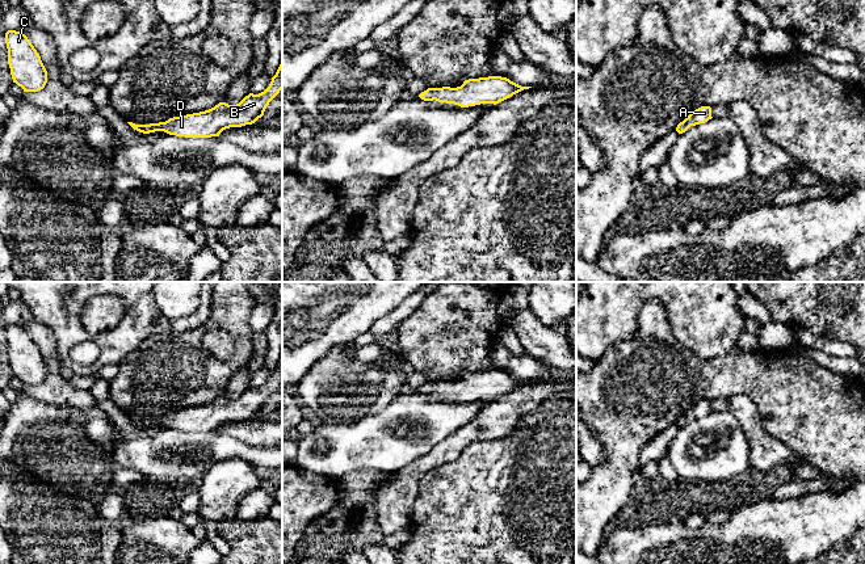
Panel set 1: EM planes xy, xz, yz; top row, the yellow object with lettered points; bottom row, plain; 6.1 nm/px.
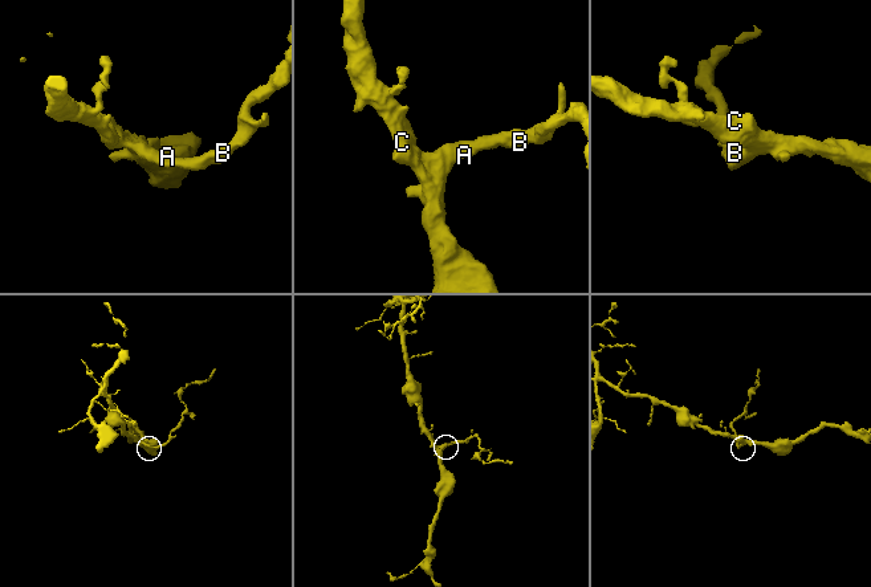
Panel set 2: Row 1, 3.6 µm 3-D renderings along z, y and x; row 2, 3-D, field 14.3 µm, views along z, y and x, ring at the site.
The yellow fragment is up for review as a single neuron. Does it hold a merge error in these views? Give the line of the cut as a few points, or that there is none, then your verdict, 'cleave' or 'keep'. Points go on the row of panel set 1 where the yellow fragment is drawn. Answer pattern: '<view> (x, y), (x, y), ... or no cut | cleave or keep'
no cut | keep

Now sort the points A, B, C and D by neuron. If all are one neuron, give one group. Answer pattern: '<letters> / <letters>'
A B C D

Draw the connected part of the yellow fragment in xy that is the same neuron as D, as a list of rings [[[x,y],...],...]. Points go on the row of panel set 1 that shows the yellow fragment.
[[[282,56],[281,64],[272,77],[269,87],[259,93],[249,93],[239,104],[228,105],[219,102],[214,108],[169,118],[165,122],[150,123],[150,125],[135,125],[127,122],[134,130],[150,134],[155,131],[164,131],[169,135],[185,136],[185,138],[211,138],[219,136],[219,134],[230,127],[242,127],[245,125],[255,123],[264,115],[264,111],[269,102],[282,89]]]

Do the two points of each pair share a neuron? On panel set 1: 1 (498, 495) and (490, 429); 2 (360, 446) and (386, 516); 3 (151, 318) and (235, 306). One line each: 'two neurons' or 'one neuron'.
1: two neurons
2: two neurons
3: two neurons

